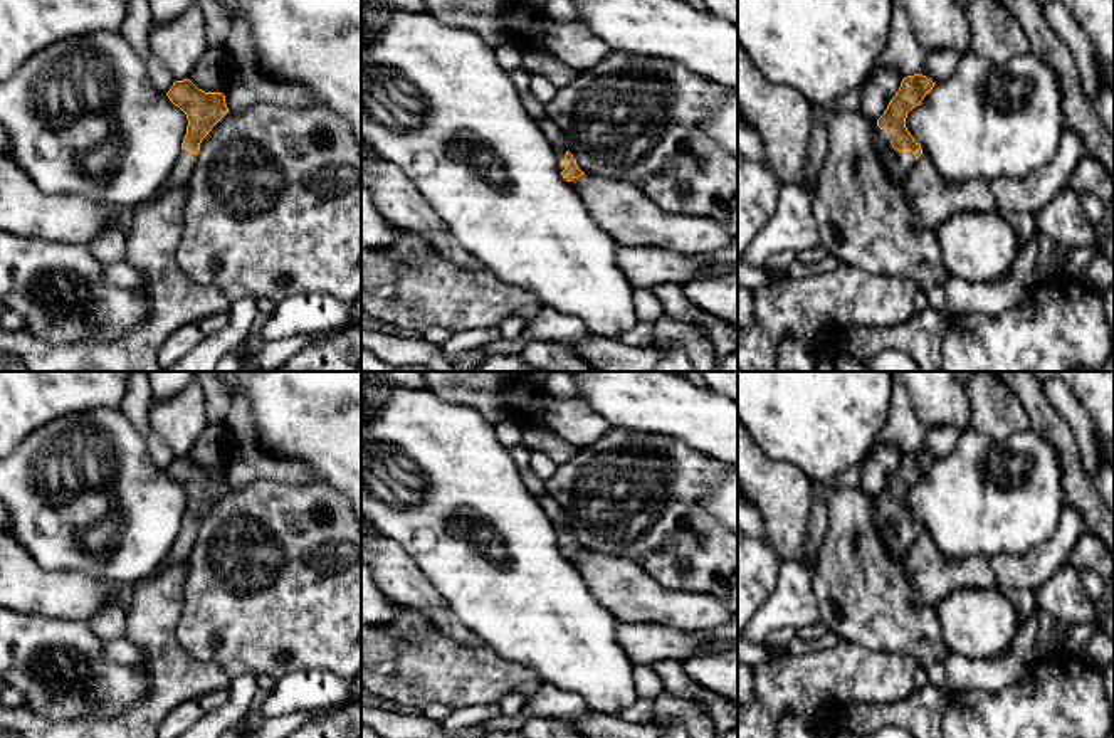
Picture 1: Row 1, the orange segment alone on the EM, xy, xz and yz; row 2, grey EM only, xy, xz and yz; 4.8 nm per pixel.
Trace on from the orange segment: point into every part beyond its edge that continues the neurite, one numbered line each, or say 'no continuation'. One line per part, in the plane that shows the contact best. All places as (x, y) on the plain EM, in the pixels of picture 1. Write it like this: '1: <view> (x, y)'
1: yz (899, 540)

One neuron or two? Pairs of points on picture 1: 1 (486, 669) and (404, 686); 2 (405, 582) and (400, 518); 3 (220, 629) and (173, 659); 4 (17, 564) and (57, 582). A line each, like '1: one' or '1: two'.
1: one
2: two
3: two
4: one

